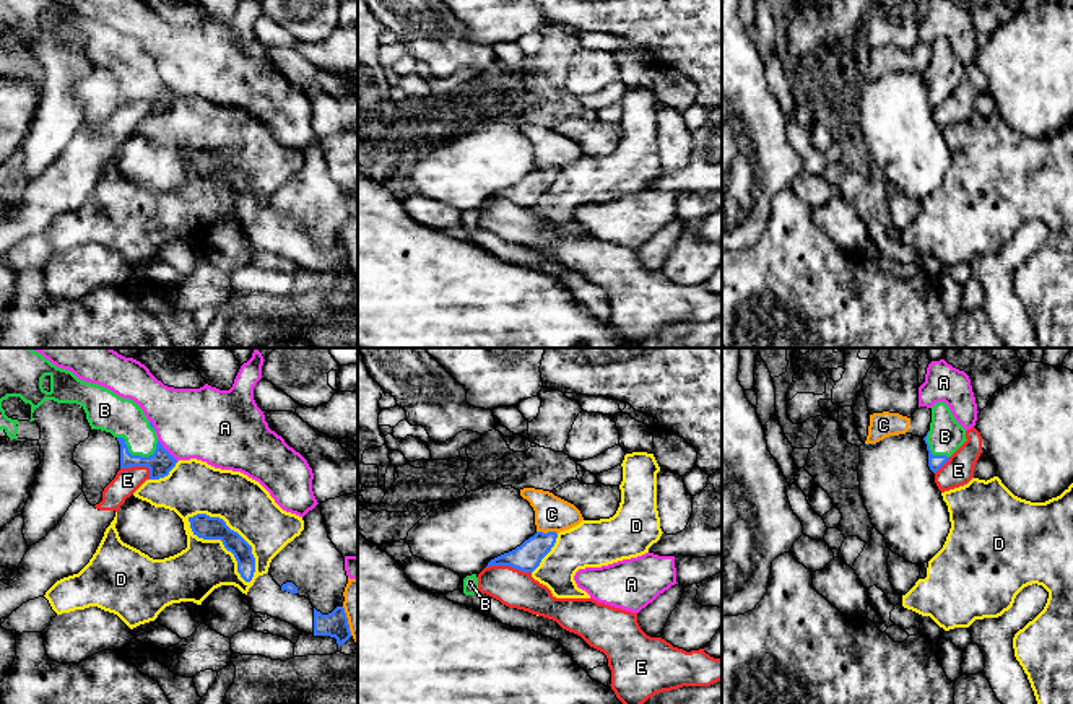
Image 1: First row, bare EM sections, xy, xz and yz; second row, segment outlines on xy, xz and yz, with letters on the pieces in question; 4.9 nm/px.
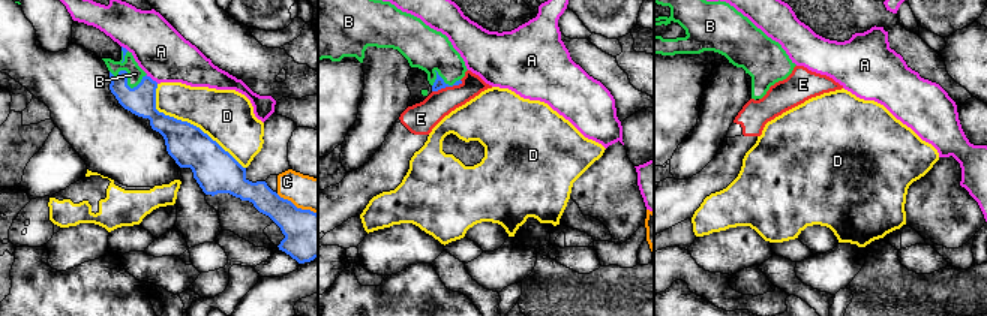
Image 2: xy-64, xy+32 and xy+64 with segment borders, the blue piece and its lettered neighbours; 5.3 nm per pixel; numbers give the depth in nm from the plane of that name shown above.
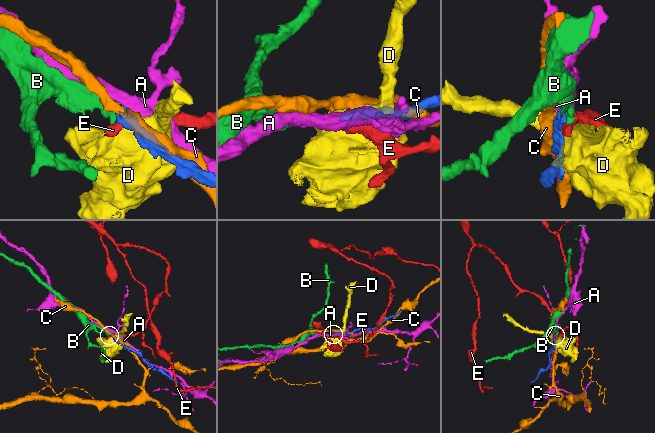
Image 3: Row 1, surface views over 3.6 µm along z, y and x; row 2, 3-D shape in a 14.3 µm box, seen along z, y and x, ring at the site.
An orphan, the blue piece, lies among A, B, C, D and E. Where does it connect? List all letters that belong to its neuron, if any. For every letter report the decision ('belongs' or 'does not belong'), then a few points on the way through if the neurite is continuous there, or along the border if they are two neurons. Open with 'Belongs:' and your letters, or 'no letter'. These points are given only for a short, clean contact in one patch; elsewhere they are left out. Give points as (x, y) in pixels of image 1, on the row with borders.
Belongs: B
A: does not belong
B: belongs; way xy (161, 462), (153, 456), (137, 456), (137, 436), (121, 417)
C: does not belong
D: does not belong
E: does not belong; border xz (486, 566), (512, 566), (530, 573)

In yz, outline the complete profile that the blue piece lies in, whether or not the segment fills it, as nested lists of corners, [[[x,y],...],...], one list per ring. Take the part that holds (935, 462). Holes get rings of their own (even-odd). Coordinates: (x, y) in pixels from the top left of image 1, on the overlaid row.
[[[945,402],[932,406],[930,431],[923,441],[928,450],[928,467],[933,473],[967,441],[966,429],[954,419]]]

